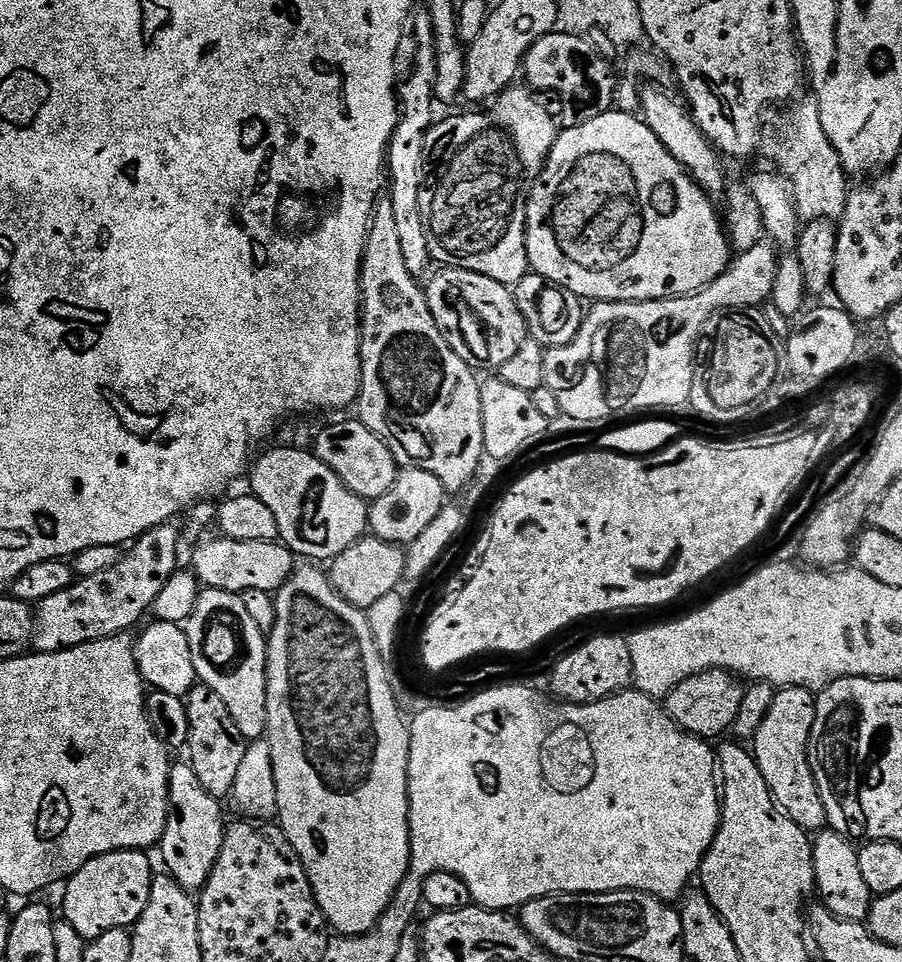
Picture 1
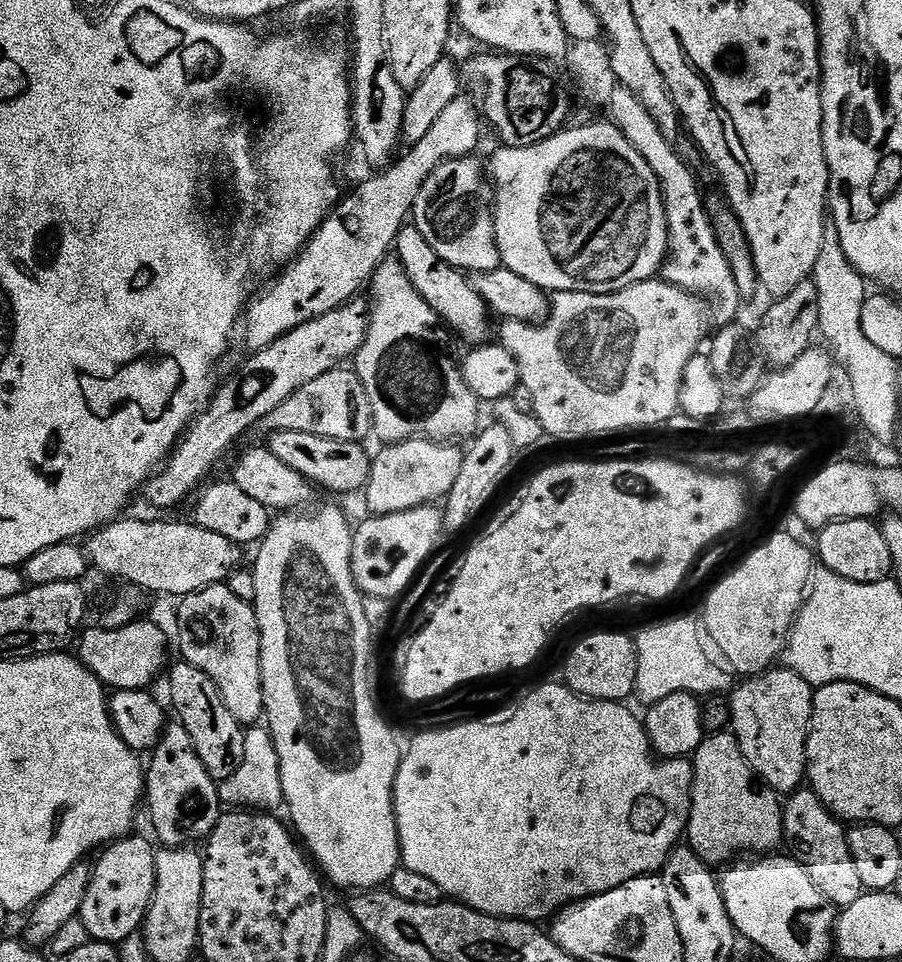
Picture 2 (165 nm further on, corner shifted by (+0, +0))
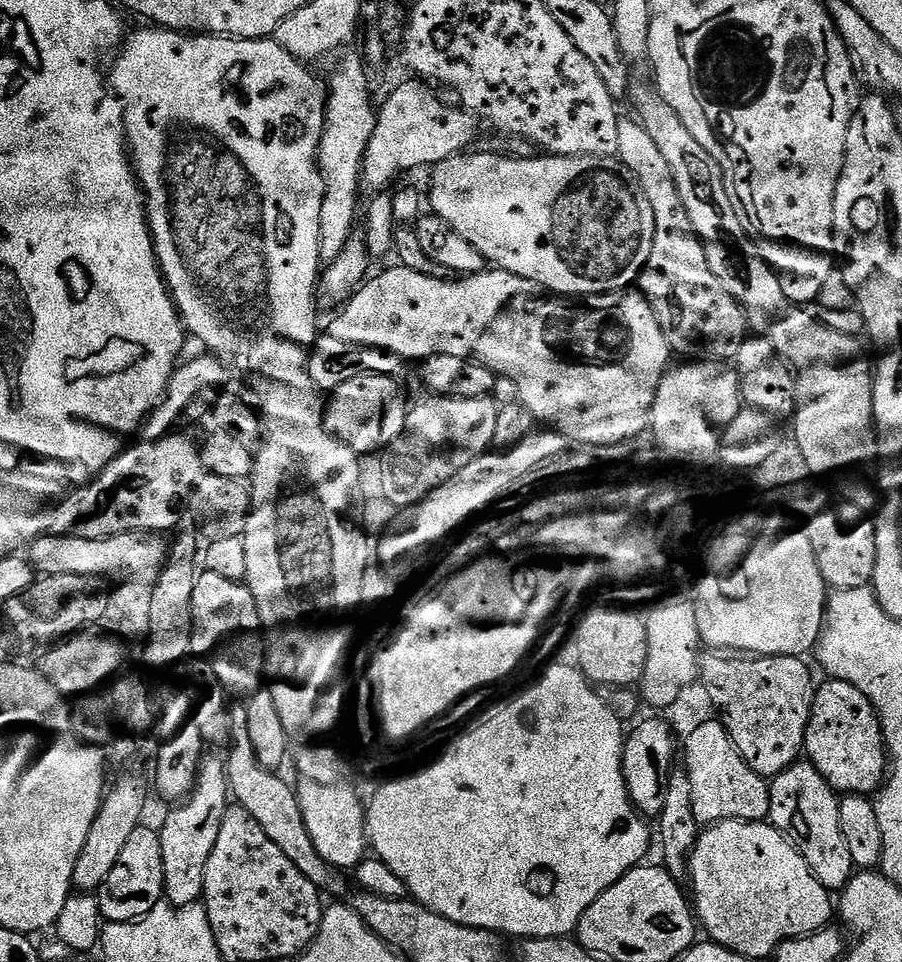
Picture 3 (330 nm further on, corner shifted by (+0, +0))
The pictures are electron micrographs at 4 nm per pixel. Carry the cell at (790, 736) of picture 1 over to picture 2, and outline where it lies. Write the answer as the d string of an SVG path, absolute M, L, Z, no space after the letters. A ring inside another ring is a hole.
M783 666L773 667L740 683L737 683L730 692L730 697L732 696L730 731L736 737L740 752L757 776L778 794L791 794L806 780L808 770L806 742L808 729L812 727L814 689L798 674Z

